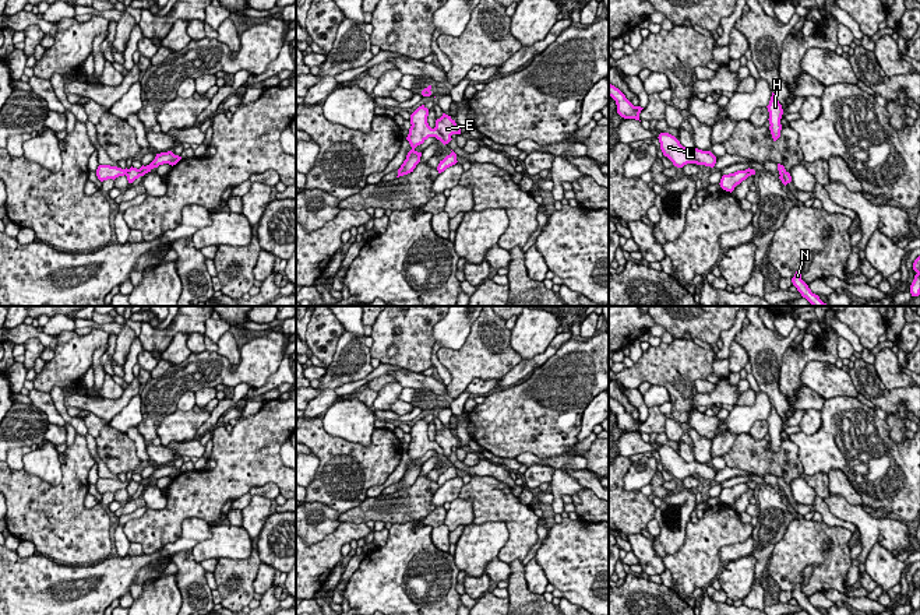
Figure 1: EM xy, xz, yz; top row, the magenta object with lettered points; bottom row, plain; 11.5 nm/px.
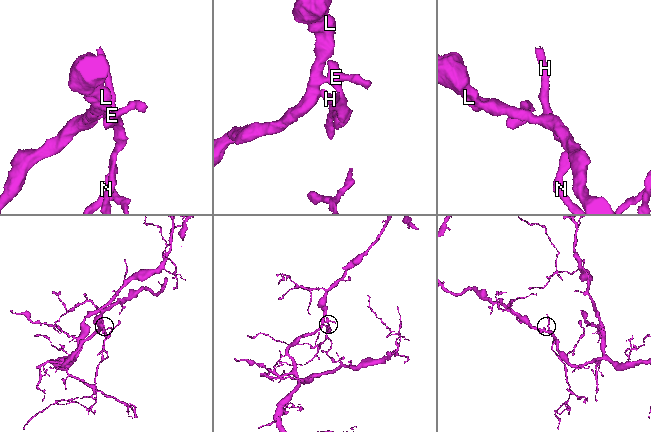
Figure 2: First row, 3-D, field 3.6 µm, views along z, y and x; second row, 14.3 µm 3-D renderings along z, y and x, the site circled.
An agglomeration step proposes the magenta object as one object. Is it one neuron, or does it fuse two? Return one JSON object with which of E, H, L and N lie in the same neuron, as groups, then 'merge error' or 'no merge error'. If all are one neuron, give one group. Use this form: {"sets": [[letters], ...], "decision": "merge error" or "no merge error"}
{"sets": [["E", "H", "N"], ["L"]], "decision": "merge error"}

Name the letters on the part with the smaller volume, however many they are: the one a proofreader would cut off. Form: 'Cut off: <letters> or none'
Cut off: E, H, N

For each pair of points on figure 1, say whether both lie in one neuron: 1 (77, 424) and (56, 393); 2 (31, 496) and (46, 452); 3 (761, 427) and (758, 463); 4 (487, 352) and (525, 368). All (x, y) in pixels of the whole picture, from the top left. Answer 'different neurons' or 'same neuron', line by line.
1: same neuron
2: different neurons
3: different neurons
4: different neurons

